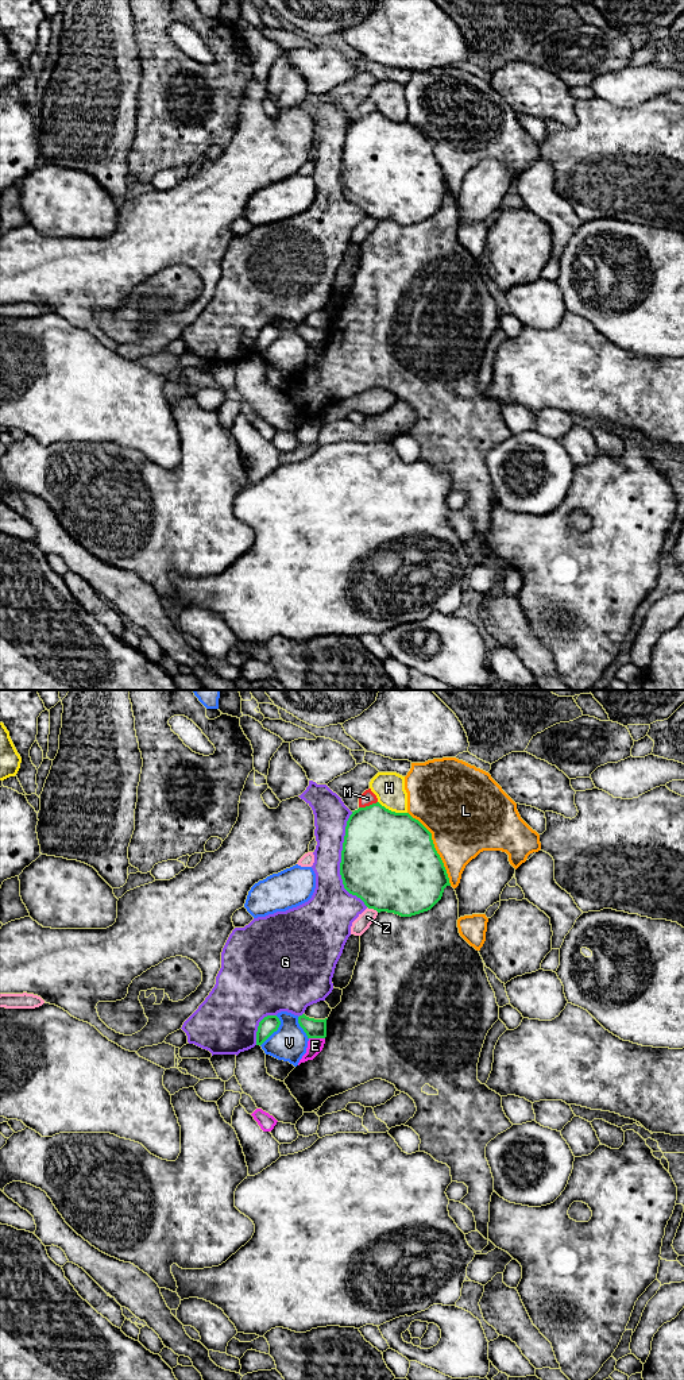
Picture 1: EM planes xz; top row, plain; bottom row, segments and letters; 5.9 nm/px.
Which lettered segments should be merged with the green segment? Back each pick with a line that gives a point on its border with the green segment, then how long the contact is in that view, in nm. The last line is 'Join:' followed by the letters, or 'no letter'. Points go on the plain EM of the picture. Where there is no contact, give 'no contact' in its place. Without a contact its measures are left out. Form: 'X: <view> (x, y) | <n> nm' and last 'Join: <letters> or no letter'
Join: no letter

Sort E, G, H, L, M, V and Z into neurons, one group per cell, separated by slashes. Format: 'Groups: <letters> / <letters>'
Groups: E / G / H / L / M / V / Z

